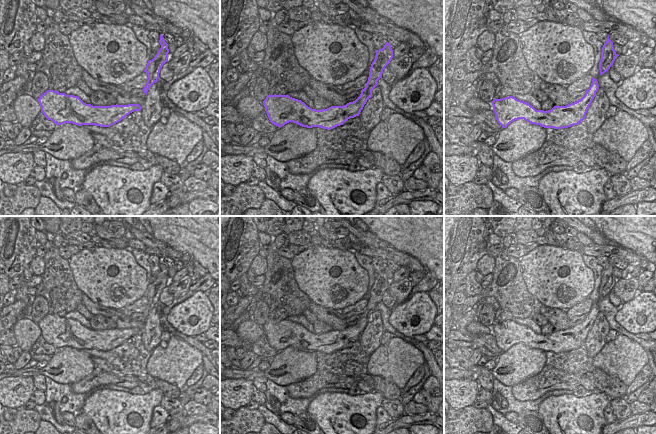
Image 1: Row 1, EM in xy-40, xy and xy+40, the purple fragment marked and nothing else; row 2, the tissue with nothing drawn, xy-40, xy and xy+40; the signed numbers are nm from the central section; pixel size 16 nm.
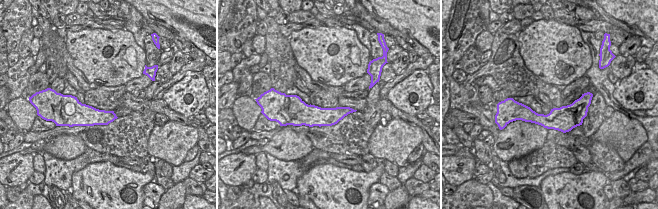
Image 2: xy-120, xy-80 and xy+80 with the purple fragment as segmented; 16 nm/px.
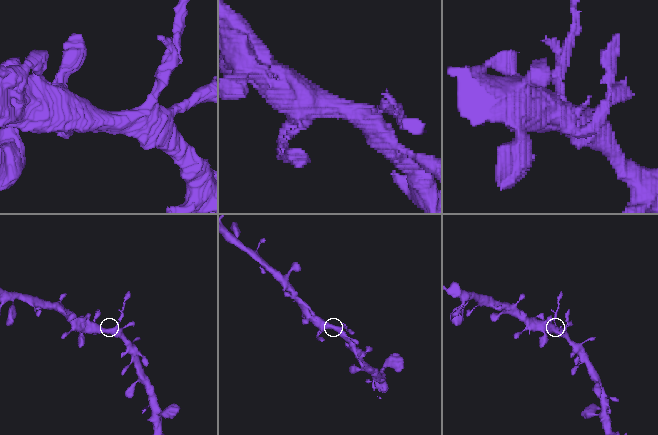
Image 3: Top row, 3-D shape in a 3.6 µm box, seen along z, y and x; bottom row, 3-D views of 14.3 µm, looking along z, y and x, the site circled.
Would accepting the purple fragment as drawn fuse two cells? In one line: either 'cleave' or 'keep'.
cleave

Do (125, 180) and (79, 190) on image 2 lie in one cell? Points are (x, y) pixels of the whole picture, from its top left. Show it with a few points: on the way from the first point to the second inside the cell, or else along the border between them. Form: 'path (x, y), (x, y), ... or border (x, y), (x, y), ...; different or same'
path (114, 185), (90, 185); same

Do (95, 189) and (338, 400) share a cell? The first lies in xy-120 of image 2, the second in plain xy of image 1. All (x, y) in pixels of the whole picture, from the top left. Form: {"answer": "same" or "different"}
{"answer": "same"}

